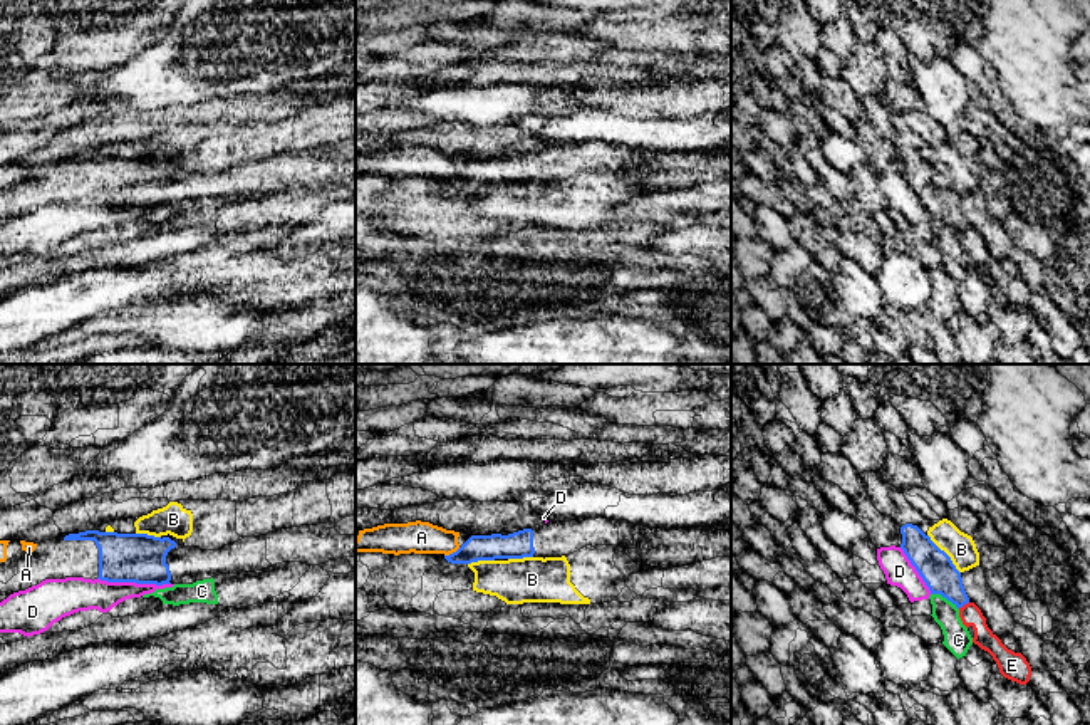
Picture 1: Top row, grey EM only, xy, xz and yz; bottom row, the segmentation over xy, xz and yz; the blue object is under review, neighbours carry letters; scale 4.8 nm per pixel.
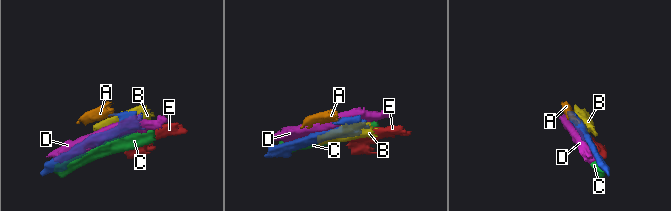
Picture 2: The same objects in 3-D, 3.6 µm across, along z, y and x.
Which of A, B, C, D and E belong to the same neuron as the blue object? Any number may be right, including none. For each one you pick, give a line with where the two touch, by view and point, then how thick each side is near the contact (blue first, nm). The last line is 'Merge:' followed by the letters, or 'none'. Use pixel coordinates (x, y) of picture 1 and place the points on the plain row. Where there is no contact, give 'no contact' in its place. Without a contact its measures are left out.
Merge: none

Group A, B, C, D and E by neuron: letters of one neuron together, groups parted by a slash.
A / B / C / D / E

